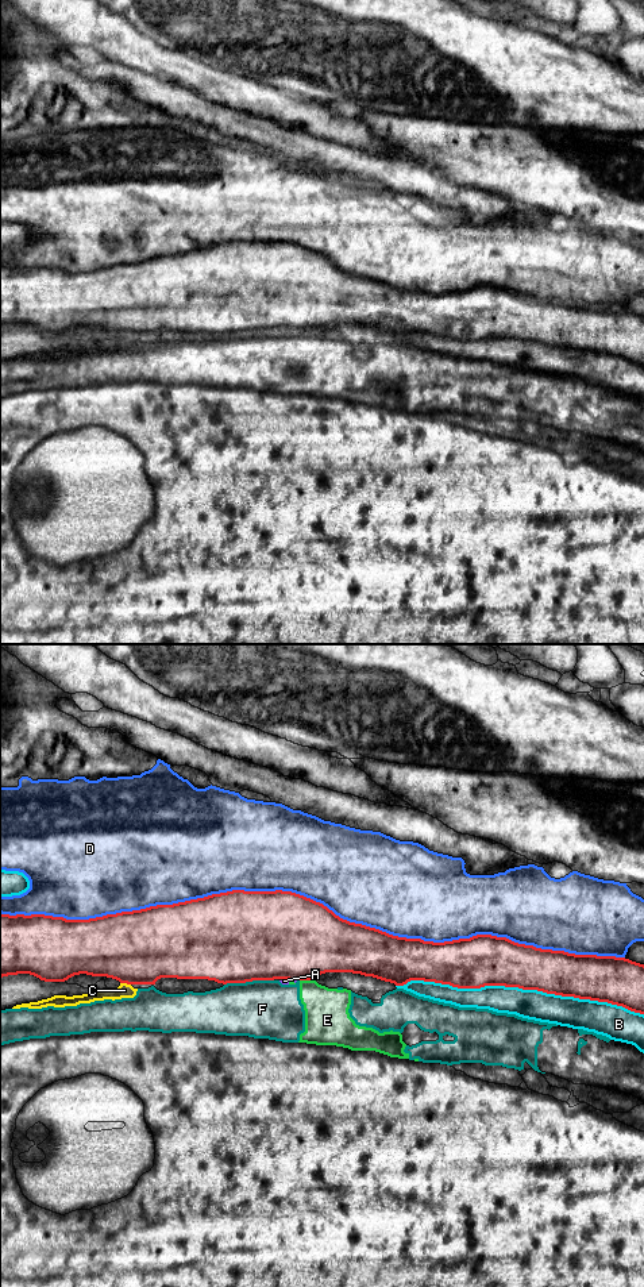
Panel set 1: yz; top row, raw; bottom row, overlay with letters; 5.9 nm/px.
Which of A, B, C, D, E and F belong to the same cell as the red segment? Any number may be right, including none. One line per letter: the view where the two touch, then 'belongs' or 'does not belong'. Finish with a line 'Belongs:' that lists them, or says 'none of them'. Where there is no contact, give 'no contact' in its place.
A: meets red in yz; does not belong
B: meets red in yz; does not belong
C: meets red in yz; does not belong
D: meets red in yz; does not belong
E: meets red in yz; does not belong
F: meets red in yz; does not belong
Belongs: none of them

